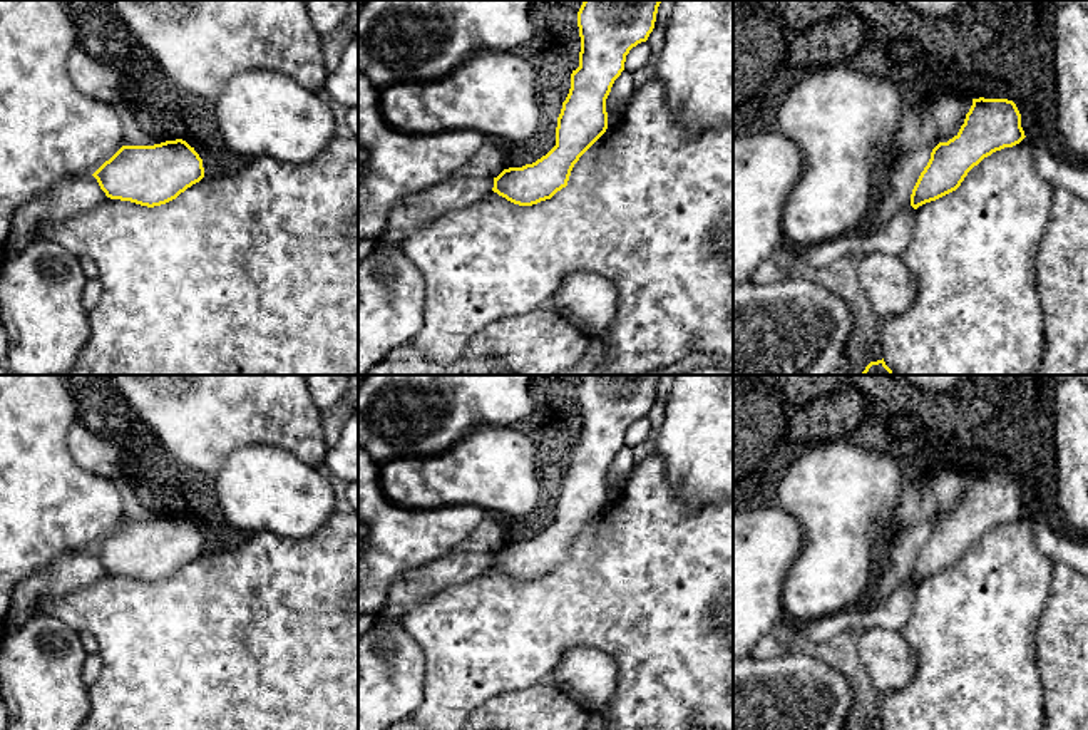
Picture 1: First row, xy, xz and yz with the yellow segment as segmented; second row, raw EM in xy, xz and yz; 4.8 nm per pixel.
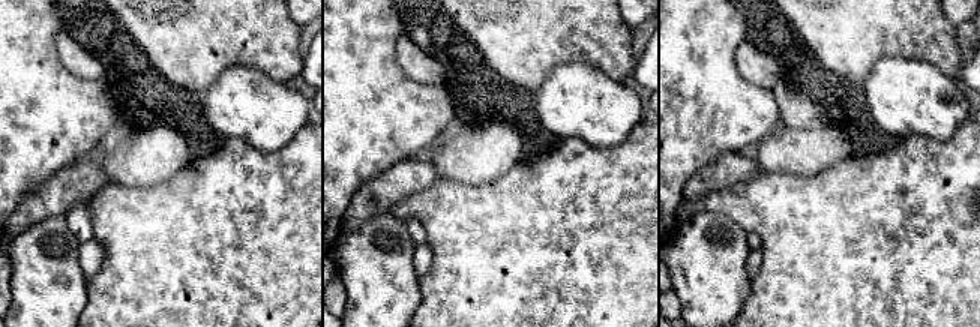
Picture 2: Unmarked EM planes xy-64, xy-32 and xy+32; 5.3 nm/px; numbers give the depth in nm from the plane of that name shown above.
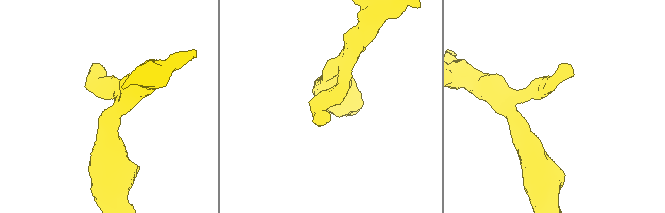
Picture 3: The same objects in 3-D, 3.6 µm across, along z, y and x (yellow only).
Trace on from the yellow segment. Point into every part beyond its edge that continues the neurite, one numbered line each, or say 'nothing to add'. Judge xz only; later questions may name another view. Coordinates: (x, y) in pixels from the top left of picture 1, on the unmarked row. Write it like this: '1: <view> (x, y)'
nothing to add

